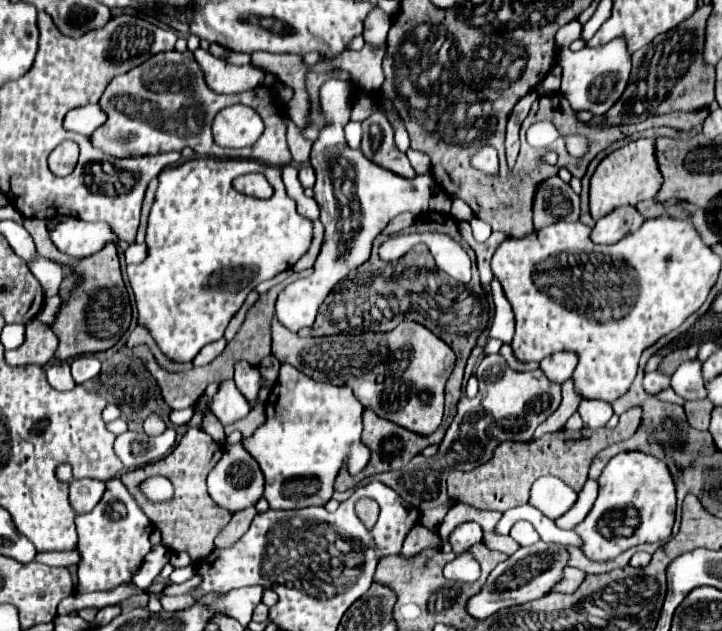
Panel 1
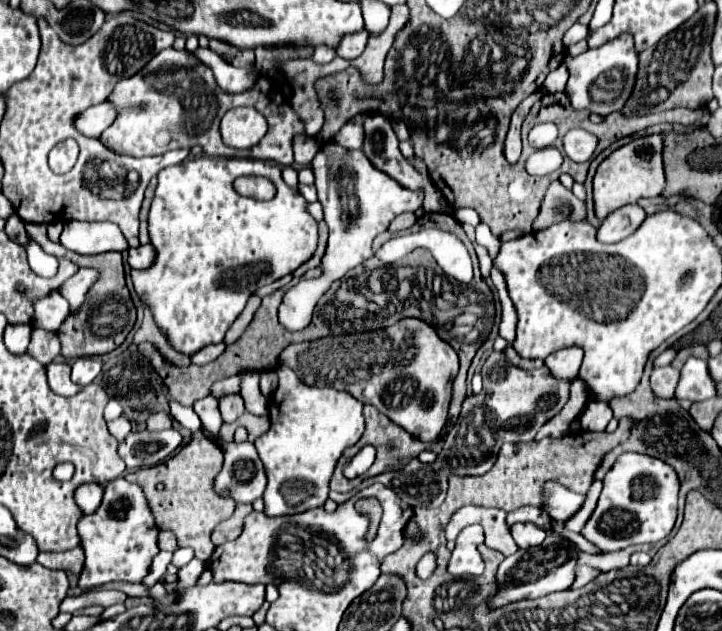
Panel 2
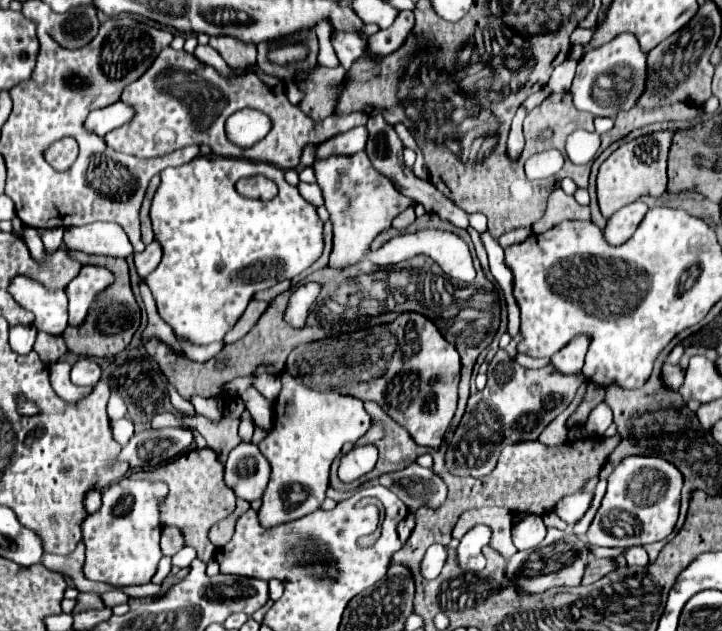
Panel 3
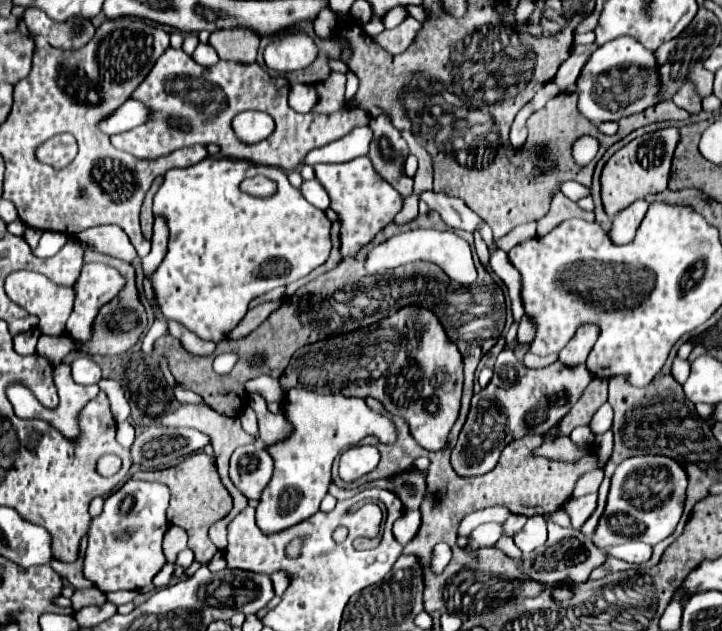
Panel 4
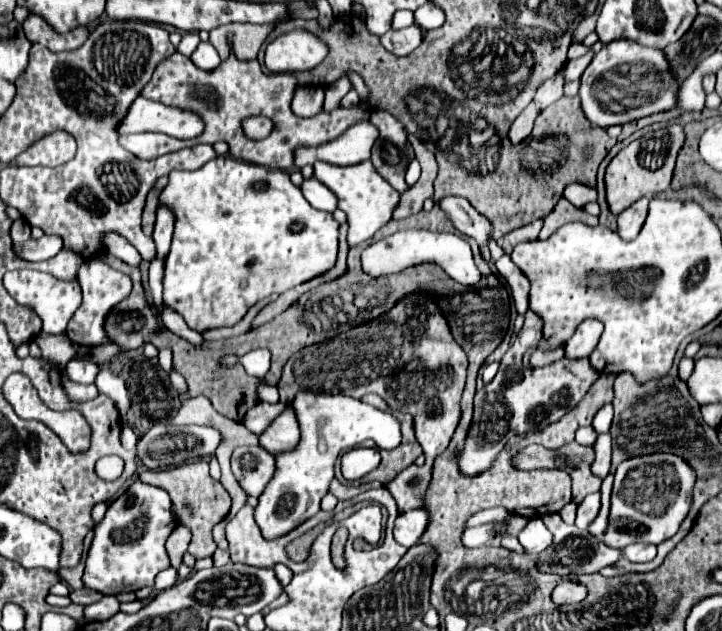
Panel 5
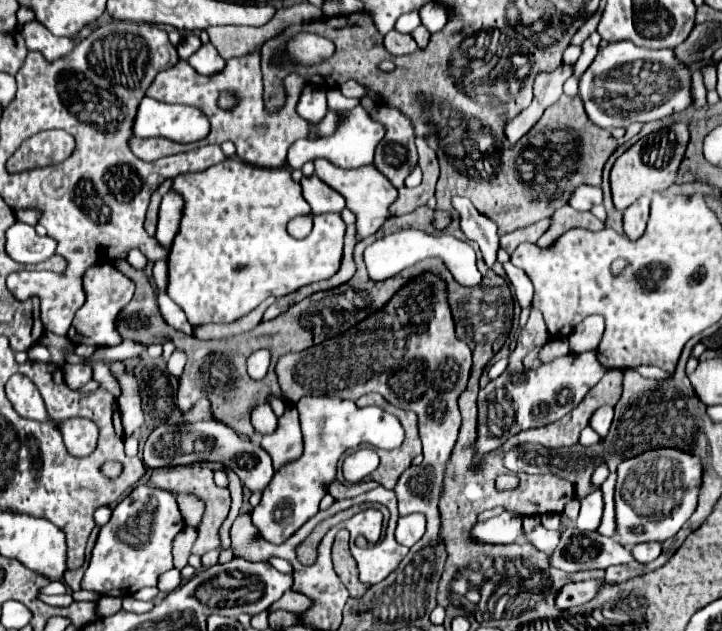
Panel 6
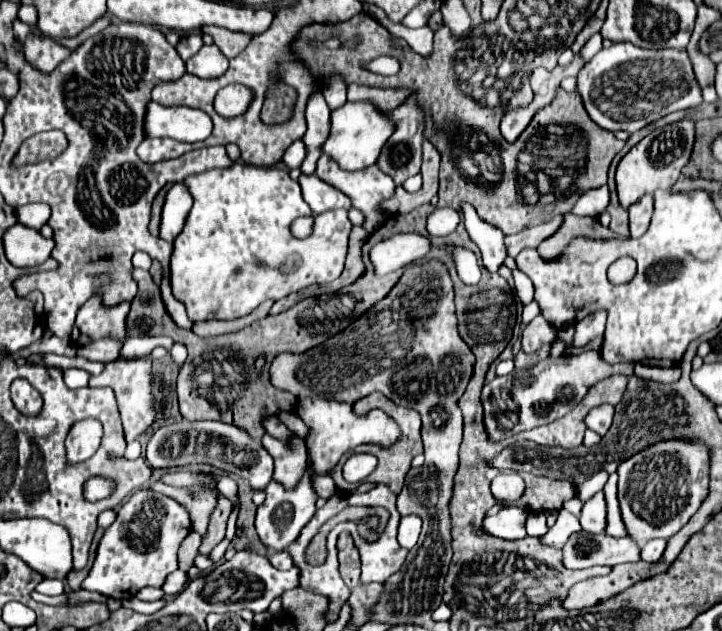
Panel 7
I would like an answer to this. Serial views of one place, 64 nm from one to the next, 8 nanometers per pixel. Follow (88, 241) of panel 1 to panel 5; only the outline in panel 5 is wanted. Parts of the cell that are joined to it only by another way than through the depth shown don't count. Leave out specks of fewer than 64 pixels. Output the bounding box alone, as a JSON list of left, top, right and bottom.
[100,232,142,266]

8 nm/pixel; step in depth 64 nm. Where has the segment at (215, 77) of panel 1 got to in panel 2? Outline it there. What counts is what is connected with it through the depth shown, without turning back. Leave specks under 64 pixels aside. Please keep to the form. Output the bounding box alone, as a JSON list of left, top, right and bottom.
[194,48,260,94]

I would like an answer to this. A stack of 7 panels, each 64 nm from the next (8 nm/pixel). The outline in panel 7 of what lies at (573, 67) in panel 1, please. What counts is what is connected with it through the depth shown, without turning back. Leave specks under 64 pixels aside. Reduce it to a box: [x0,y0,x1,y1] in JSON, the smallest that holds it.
[578,42,702,132]

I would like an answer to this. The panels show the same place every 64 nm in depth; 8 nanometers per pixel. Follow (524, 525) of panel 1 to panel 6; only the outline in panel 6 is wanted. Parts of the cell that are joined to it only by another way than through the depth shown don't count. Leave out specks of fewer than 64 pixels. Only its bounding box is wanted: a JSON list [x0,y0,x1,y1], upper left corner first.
[524,524,558,552]

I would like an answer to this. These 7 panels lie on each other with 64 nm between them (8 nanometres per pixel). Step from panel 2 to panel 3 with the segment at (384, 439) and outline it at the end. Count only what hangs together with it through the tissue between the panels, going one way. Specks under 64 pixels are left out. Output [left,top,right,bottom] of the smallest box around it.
[358,402,422,478]

